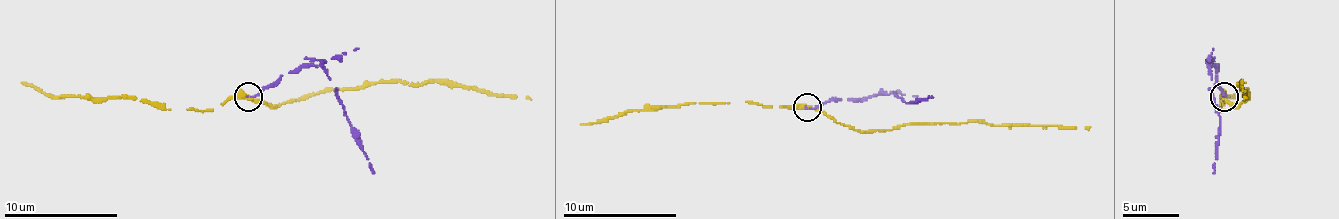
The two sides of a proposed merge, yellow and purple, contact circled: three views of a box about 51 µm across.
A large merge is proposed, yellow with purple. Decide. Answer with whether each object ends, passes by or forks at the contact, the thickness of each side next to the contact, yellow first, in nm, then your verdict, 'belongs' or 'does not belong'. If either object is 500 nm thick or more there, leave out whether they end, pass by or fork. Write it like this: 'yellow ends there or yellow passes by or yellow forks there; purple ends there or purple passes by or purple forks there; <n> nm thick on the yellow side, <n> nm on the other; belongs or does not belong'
yellow passes by; purple ends there; 400 nm thick on the yellow side, 180 nm on the other; does not belong

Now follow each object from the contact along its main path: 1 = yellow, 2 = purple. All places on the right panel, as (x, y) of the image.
1: (1223, 96), (1229, 101), (1240, 104), (1249, 96), (1240, 82), (1246, 98)
2: (1223, 96), (1226, 96), (1209, 65), (1209, 87), (1220, 121), (1212, 172)

